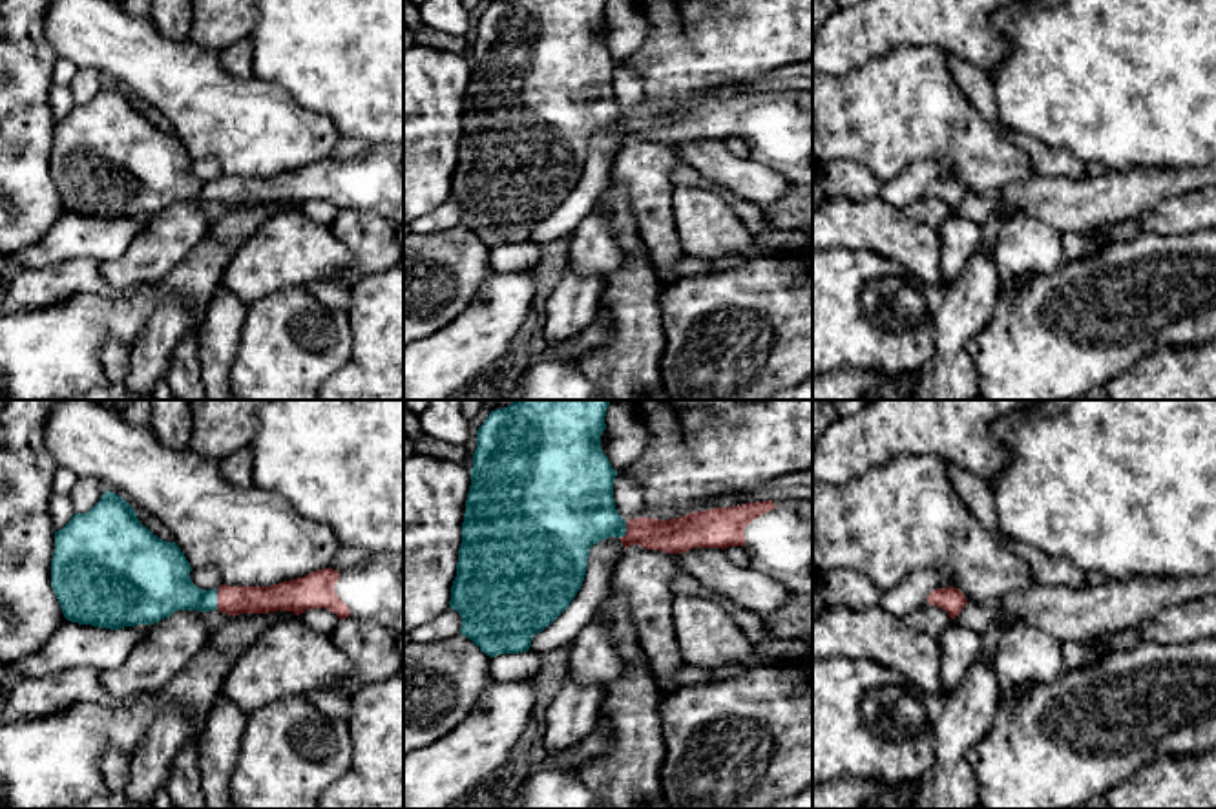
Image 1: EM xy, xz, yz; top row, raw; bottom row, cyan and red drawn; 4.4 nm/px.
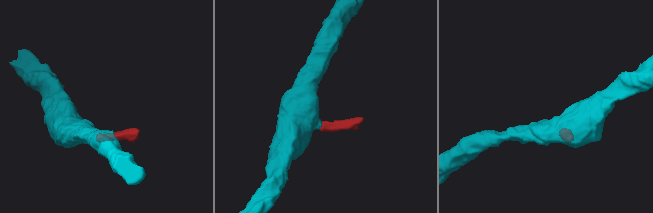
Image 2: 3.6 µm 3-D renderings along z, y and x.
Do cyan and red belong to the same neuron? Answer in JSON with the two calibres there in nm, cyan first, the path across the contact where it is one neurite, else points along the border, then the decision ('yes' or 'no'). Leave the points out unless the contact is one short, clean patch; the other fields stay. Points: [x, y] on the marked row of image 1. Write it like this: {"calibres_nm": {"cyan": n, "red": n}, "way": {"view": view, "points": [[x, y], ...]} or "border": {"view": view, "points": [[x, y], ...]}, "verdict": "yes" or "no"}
{"calibres_nm": {"cyan": 260, "red": 130}, "way": {"view": "xy", "points": [[161, 585], [190, 598], [216, 599], [230, 599]]}, "verdict": "yes"}

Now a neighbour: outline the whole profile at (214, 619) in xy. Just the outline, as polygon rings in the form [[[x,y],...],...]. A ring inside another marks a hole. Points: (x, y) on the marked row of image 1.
[[[219,610],[201,612],[201,619],[206,625],[210,634],[219,630],[221,626],[225,626],[228,623],[234,623],[234,621],[239,621],[239,619],[250,617],[250,615],[254,615],[254,614],[228,615],[228,614],[223,614]]]

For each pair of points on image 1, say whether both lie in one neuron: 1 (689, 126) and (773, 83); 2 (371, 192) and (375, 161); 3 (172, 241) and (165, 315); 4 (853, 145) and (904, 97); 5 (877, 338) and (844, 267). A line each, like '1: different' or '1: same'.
1: different
2: same
3: different
4: same
5: same

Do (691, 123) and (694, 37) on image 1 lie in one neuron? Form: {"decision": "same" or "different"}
{"decision": "different"}

